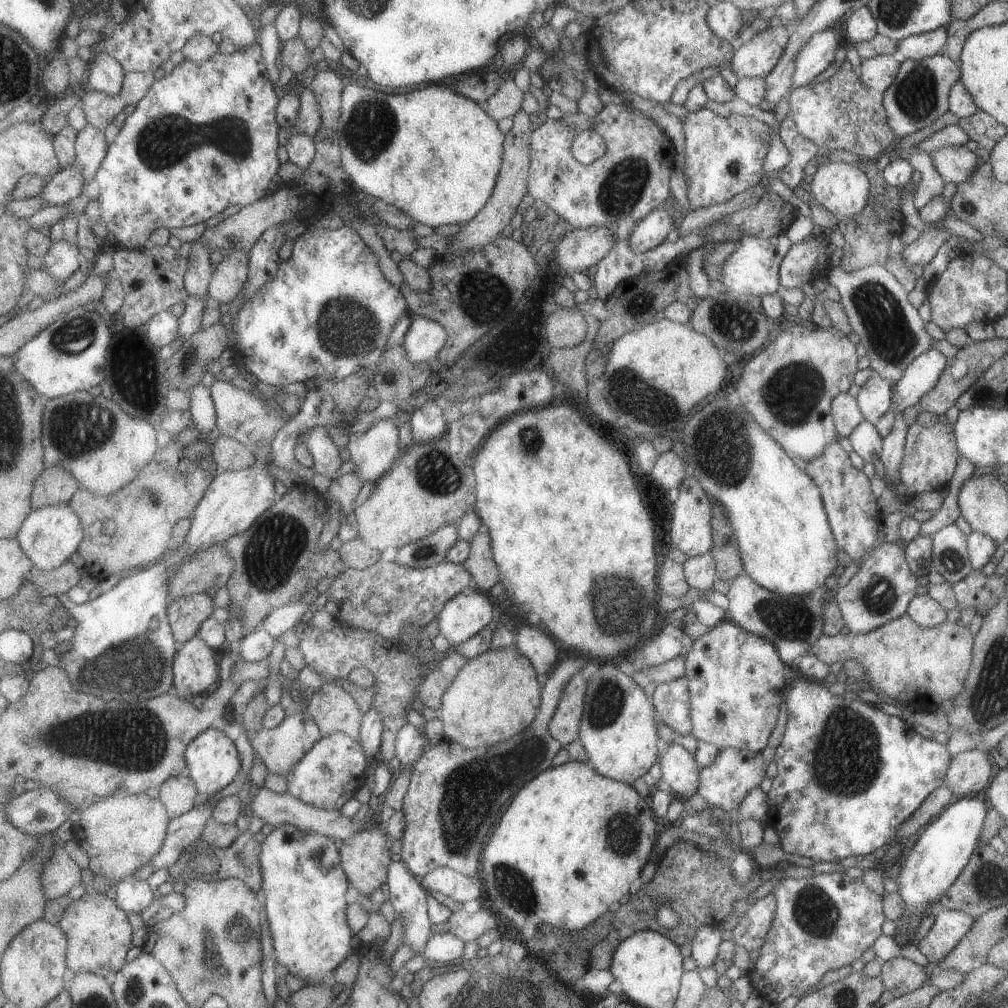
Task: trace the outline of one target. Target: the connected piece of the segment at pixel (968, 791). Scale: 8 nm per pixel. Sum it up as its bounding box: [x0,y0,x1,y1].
[944,749,991,799]

